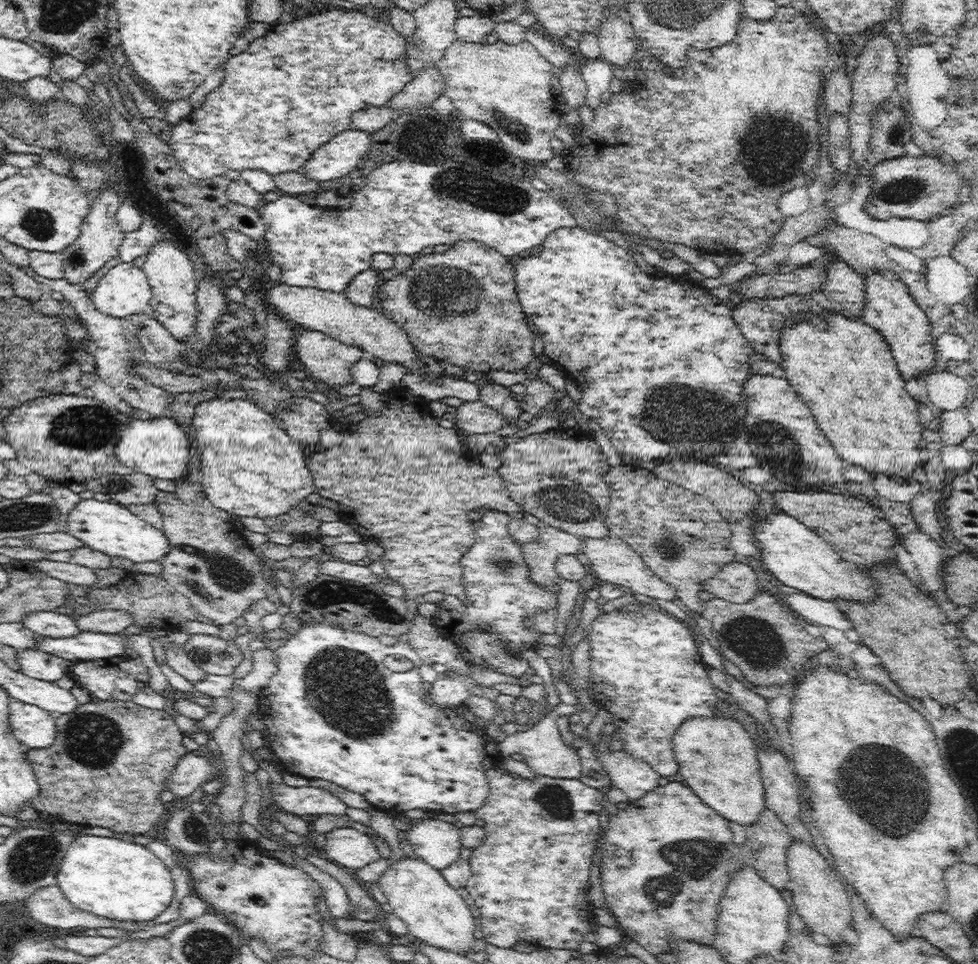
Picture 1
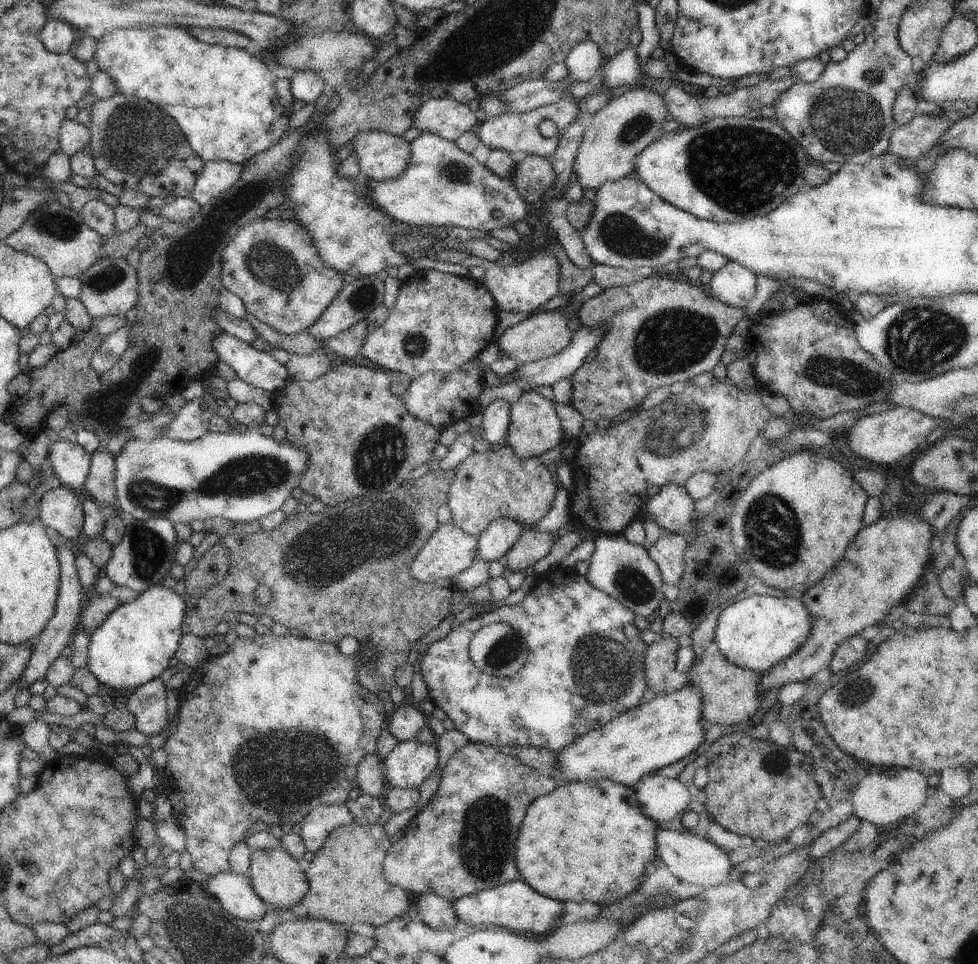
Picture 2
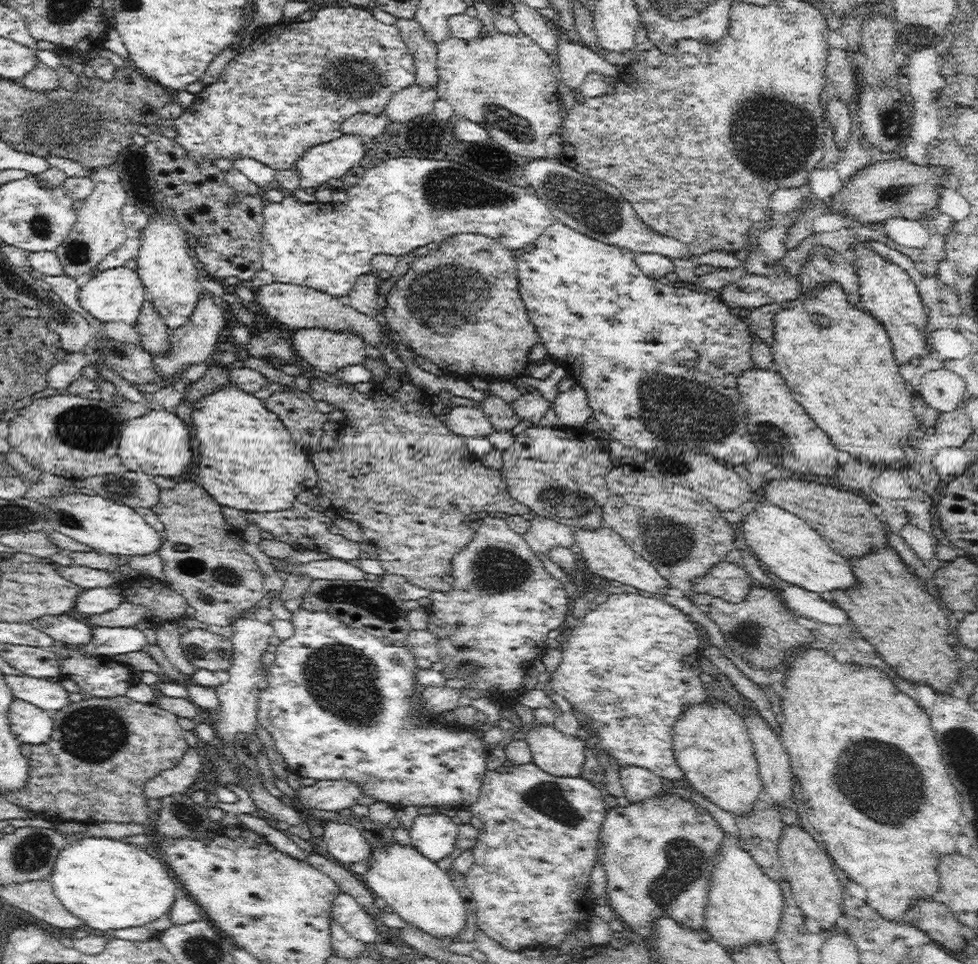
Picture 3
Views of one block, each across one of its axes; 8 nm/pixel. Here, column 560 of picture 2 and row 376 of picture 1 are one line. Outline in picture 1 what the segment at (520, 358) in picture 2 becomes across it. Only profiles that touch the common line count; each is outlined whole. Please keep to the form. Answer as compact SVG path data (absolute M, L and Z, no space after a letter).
M304 331L295 340L293 350L298 353L298 358L306 365L314 380L323 381L330 388L334 388L334 384L352 383L351 368L357 360L366 355L366 352L362 351L360 347L341 343L339 340L320 331Z

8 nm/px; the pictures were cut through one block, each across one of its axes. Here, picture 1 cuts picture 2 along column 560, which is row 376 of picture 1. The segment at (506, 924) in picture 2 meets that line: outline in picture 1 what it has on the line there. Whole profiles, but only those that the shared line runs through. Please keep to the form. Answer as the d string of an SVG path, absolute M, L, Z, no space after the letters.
M874 270L871 272L865 278L867 289L860 320L876 329L884 337L884 342L890 344L898 370L904 382L907 382L908 378L918 377L921 372L935 365L938 350L931 336L931 322L922 308L916 304L912 295L908 293L908 286L904 281L884 273L874 272Z

